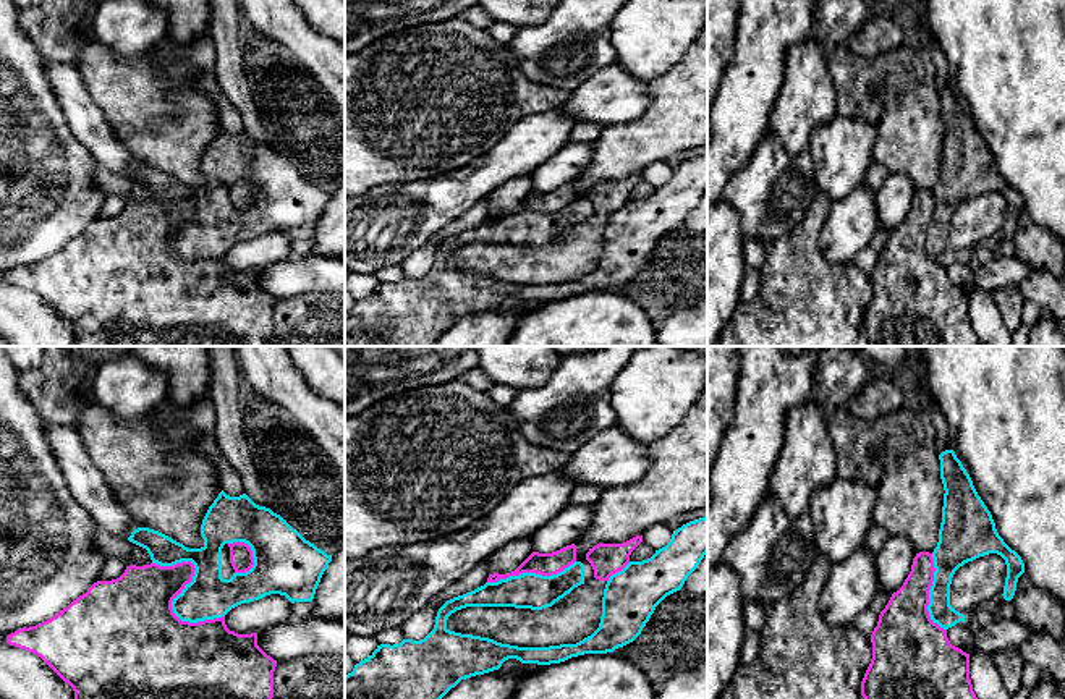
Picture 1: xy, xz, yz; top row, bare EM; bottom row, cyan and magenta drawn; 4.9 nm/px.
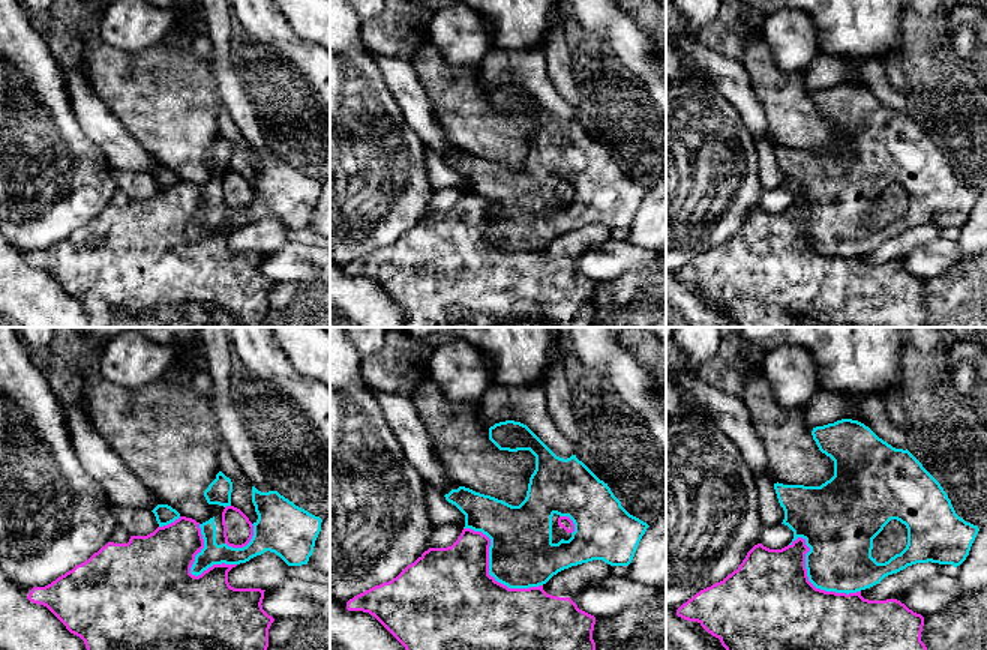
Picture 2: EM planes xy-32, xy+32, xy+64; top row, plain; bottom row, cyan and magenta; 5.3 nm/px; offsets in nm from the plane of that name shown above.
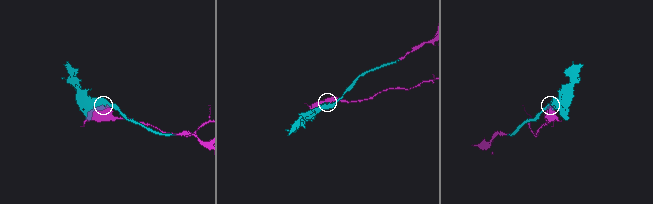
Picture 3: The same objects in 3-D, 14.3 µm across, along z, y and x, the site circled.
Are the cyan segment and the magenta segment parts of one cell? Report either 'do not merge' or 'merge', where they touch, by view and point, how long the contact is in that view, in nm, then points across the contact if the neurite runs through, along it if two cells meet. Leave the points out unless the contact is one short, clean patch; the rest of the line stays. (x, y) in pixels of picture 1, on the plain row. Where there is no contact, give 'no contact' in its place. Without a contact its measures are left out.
merge | xy (178, 232) | 460 nm

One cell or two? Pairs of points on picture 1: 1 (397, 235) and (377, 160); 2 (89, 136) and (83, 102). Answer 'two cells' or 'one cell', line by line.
1: two cells
2: one cell

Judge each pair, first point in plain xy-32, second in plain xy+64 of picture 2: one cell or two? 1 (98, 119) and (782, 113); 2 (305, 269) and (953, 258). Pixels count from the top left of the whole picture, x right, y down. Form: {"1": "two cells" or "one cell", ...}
{"1": "two cells", "2": "one cell"}

